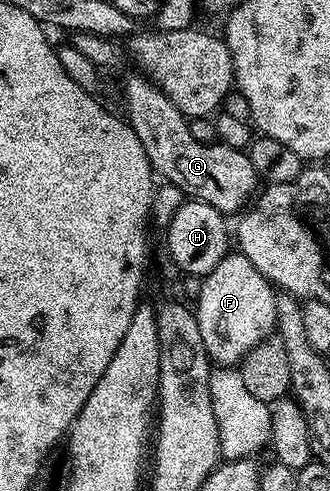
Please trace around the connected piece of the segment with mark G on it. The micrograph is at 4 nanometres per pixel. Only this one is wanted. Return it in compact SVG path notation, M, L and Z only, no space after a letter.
M132 72L124 82L124 106L128 109L126 121L134 128L134 136L142 140L142 148L146 148L146 156L155 175L161 175L186 193L184 195L187 197L210 204L225 216L245 209L260 184L259 176L245 151L224 146L219 140L198 144L198 140L190 136L189 119L184 117L174 100L166 97L139 72Z

